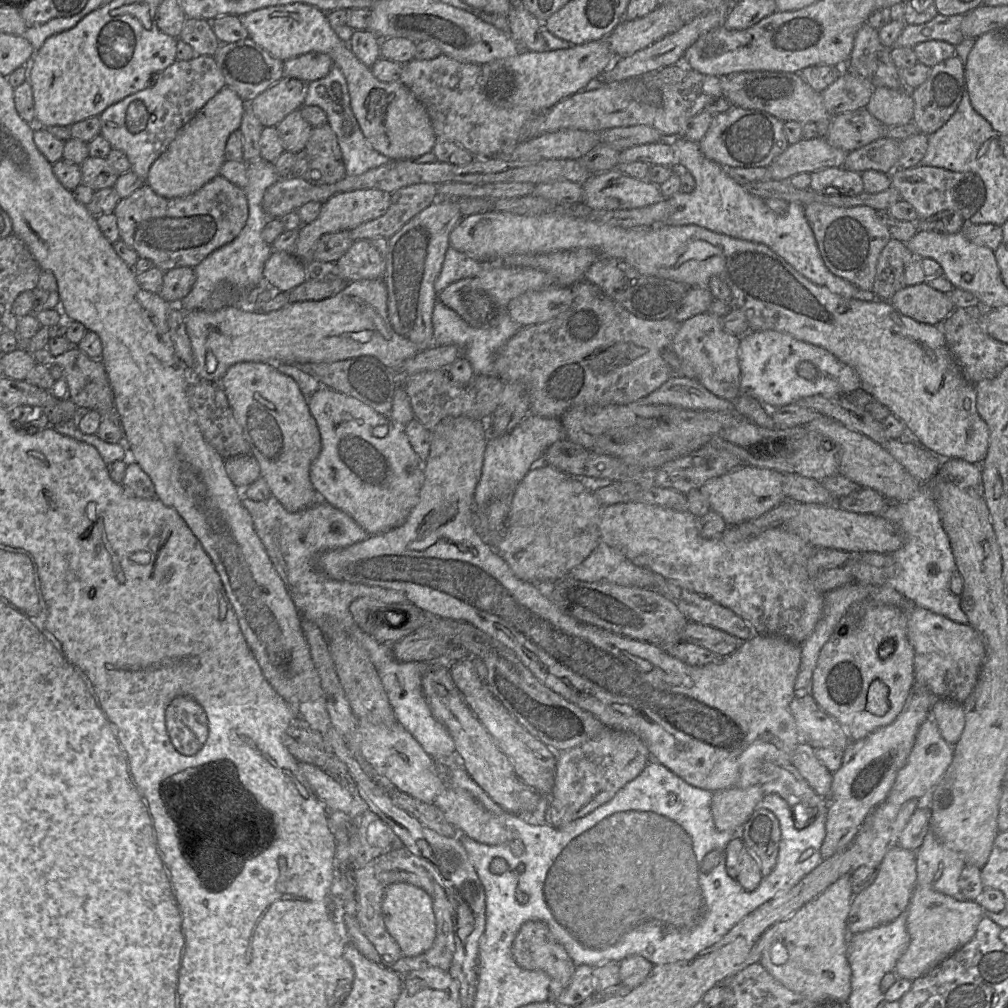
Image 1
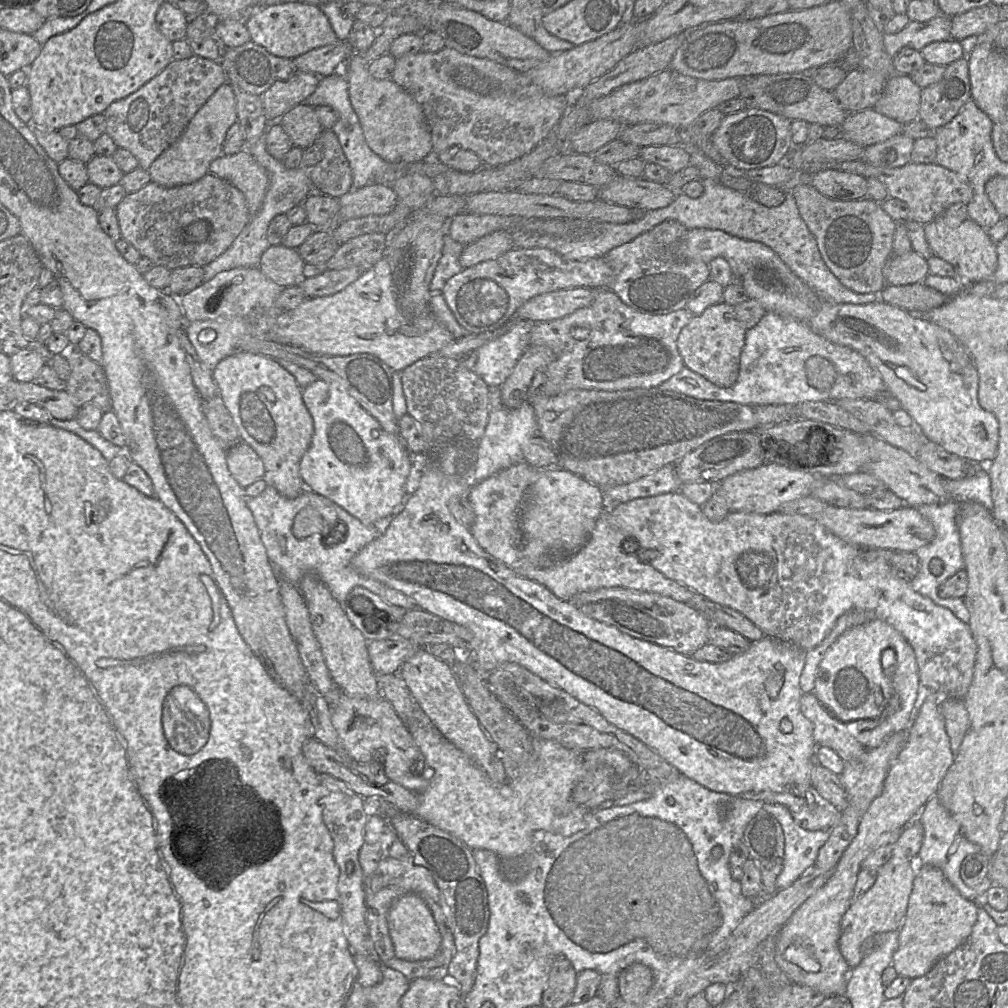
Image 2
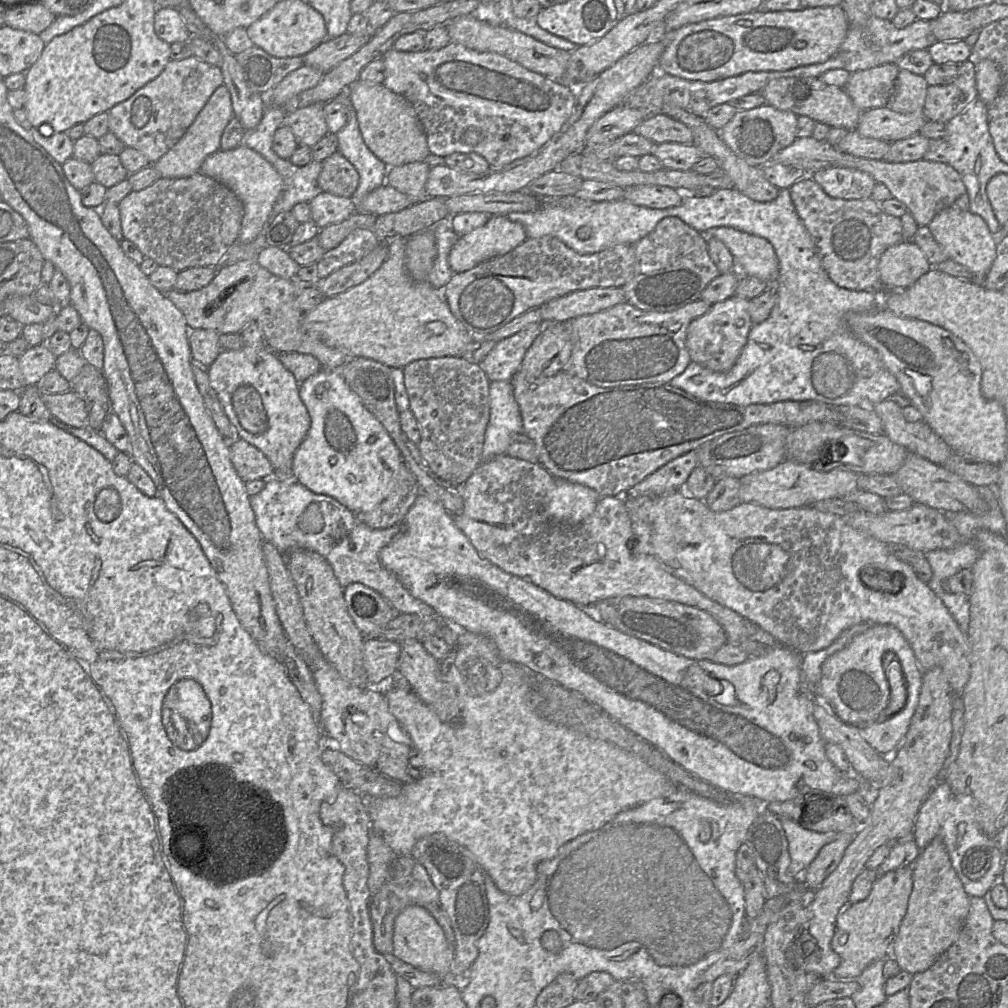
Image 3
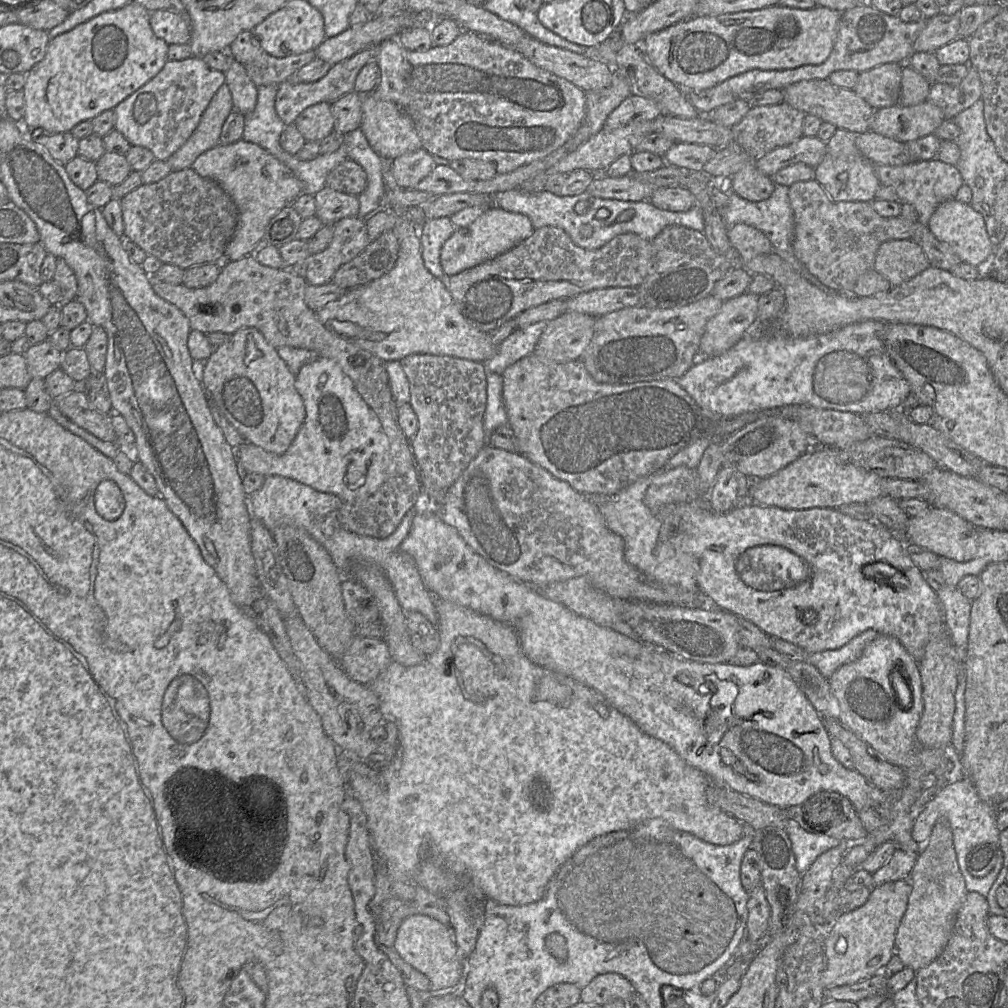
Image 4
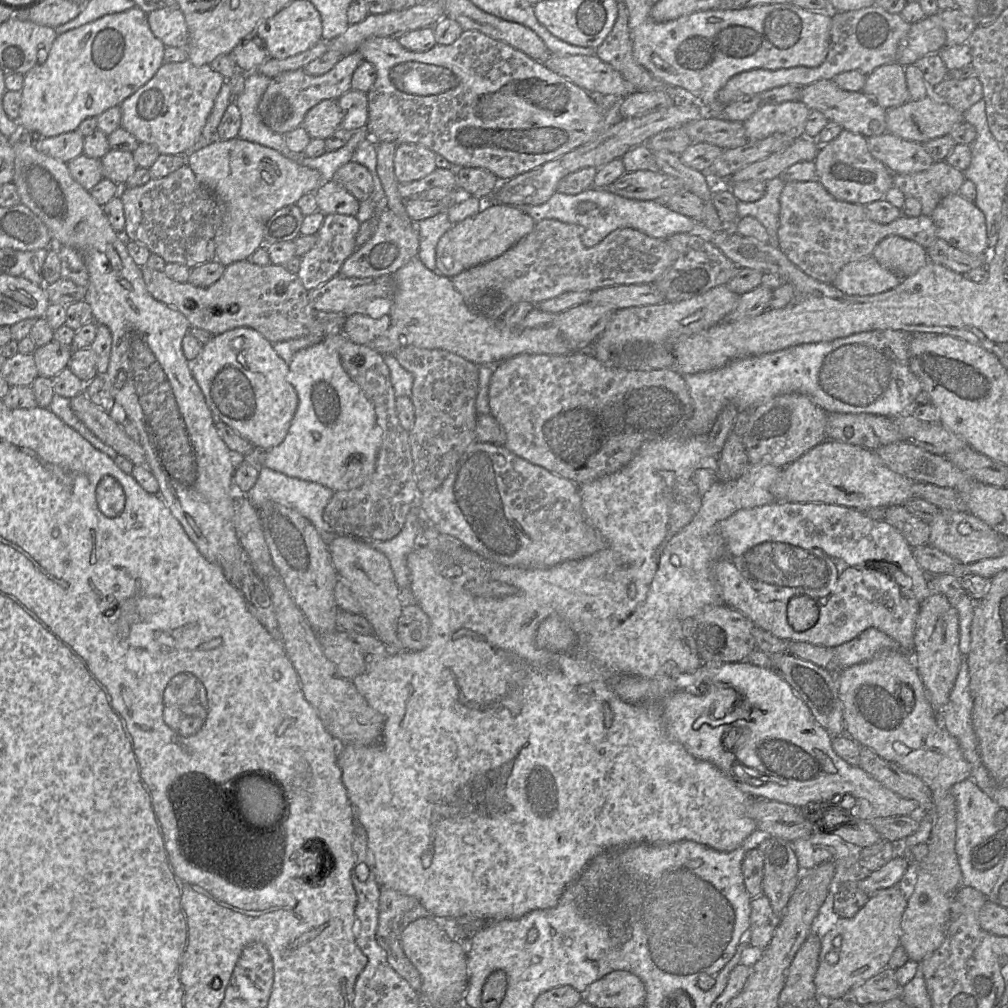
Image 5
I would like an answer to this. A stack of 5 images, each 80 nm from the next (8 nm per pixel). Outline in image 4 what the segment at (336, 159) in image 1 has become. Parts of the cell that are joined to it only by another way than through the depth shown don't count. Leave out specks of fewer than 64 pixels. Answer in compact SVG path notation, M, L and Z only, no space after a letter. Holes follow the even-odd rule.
M346 159L328 174L326 186L345 194L358 196L367 186L367 174L359 164Z

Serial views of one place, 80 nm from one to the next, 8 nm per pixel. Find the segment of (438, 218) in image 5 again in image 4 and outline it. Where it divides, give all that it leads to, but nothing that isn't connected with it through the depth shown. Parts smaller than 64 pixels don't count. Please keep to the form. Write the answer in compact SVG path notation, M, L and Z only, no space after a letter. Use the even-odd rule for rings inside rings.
M449 217L428 219L418 228L424 266L433 276L445 283L447 289L450 277L441 267L440 251L455 230L456 227Z

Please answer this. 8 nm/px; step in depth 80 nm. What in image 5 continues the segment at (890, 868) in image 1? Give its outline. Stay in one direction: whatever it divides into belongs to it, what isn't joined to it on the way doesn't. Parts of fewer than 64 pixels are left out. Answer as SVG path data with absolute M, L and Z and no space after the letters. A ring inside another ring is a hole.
M894 885L869 896L865 905L851 918L839 918L821 938L819 964L814 977L817 995L824 1001L848 998L857 985L887 967L899 945L900 923L908 900Z

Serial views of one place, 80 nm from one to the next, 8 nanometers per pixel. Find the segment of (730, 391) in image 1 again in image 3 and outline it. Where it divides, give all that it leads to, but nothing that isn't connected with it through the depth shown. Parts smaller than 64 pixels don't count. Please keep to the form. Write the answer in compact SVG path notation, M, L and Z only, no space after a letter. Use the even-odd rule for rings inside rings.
M733 296L711 305L709 310L693 320L686 334L686 346L691 362L715 372L728 372L736 363L753 327L748 311L749 300Z

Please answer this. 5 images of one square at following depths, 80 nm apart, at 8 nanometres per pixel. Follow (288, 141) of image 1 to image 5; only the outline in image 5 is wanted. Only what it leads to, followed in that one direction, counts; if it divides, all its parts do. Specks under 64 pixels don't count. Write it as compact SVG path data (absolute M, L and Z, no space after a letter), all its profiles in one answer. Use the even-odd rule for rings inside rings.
M335 99L323 100L305 115L302 126L311 139L326 139L341 126L343 112Z

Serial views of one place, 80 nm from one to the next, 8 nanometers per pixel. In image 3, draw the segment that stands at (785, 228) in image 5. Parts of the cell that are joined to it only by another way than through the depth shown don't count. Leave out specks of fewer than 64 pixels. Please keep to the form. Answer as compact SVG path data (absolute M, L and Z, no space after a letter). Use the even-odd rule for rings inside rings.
M812 177L795 182L789 191L796 212L813 238L829 278L837 286L848 290L875 291L880 289L882 283L878 271L879 260L885 250L903 241L901 219L883 212L879 203L872 198L845 200L830 197Z

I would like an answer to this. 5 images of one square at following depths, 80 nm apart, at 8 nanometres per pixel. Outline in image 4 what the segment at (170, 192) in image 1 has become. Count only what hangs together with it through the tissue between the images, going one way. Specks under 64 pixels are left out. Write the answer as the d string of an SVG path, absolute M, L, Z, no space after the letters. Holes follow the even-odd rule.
M224 83L203 112L192 135L166 160L172 171L191 168L198 156L219 144L223 124L233 109L230 89Z

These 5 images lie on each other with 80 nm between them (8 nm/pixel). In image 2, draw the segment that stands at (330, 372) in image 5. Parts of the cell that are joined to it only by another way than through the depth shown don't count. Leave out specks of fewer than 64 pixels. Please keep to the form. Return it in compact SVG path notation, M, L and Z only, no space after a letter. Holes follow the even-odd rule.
M317 379L302 390L302 398L314 422L314 434L312 437L311 445L303 455L299 465L300 476L306 486L306 489L312 490L313 492L333 501L365 525L372 526L376 522L394 514L394 511L402 504L403 500L407 496L408 478L411 473L413 464L416 464L416 461L413 462L413 455L411 455L407 448L405 448L400 443L396 436L386 432L380 423L365 409L363 409L356 401L356 399L353 398L339 384ZM243 441L227 450L227 466L233 478L244 489L266 475L261 458Z

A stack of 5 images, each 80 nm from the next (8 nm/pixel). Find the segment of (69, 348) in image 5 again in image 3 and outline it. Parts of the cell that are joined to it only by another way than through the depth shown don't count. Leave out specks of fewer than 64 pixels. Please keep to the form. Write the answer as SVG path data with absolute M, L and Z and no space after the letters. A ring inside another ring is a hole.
M46 343L31 346L19 356L25 387L36 385L46 373L55 369L56 359Z

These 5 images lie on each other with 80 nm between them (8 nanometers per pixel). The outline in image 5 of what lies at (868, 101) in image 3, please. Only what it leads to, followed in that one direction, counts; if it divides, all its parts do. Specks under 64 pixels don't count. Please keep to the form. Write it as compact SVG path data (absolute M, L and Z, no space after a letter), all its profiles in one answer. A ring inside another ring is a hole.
M895 62L878 67L867 75L862 92L886 110L908 102L905 67Z

